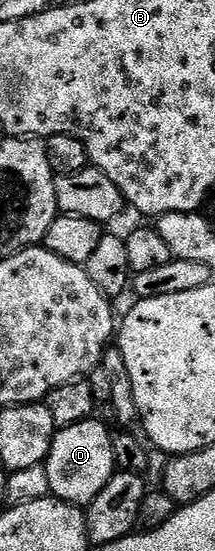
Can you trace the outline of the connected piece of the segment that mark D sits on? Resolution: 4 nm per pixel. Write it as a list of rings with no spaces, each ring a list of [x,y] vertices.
[[[98,418],[59,428],[54,433],[45,465],[50,491],[57,499],[69,504],[89,506],[96,494],[100,494],[100,490],[104,490],[104,486],[108,486],[108,482],[114,477],[114,436]]]

